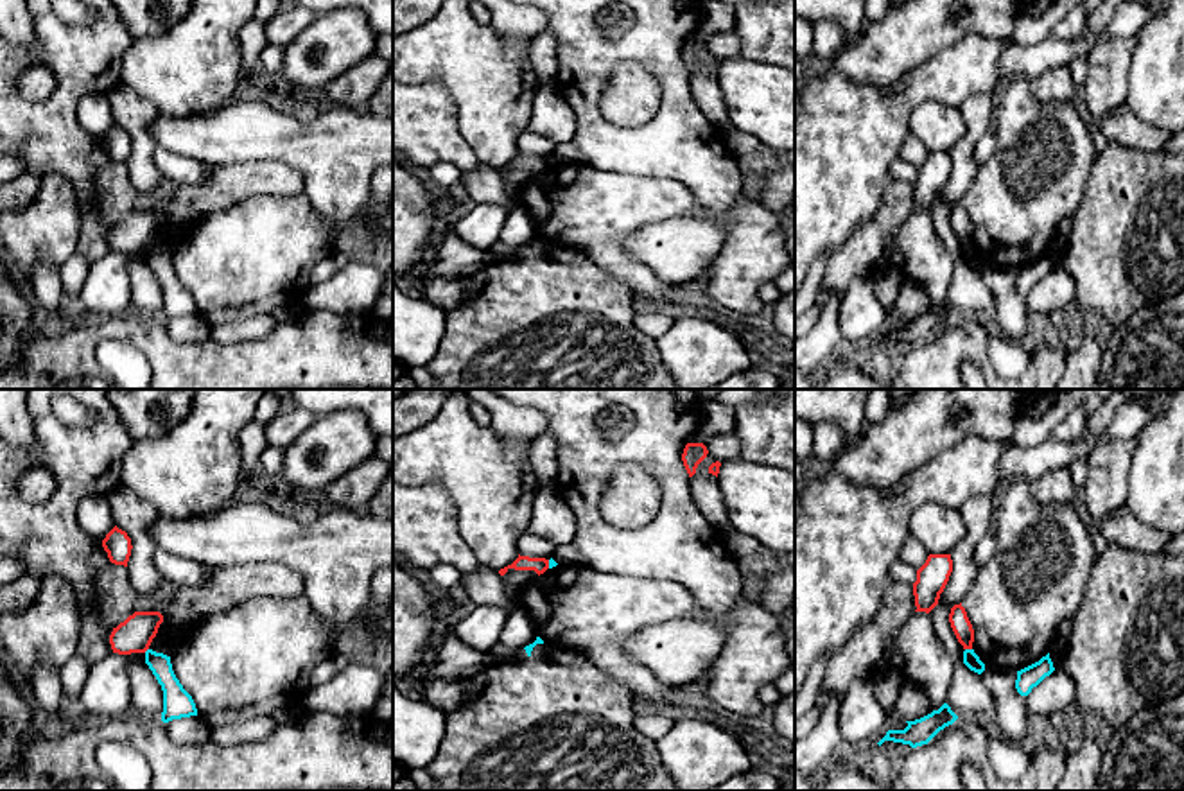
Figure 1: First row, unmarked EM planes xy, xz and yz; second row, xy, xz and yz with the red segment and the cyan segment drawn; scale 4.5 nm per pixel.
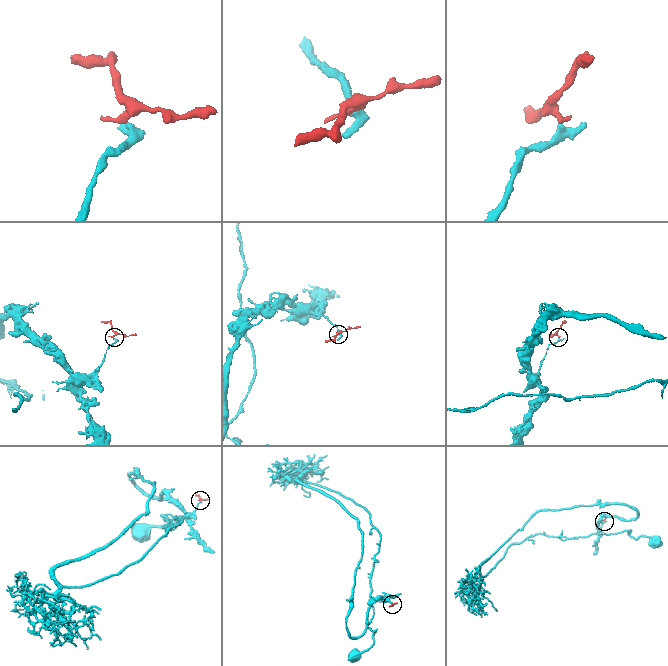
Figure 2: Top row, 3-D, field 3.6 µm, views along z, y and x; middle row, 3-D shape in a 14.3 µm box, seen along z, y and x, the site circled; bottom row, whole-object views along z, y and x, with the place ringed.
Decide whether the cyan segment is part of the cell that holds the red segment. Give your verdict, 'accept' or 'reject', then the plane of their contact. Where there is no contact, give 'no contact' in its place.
reject; meets red in yz

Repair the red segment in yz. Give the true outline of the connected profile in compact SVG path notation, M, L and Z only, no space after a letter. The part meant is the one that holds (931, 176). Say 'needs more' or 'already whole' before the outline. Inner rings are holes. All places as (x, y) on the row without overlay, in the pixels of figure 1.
already whole; M929 152L926 161L917 169L913 181L915 210L929 212L940 197L953 170L951 152Z

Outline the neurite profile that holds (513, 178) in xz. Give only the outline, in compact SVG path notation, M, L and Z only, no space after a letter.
M508 167L502 174L506 194L513 204L518 204L524 185L533 179L538 172L535 169L515 169Z

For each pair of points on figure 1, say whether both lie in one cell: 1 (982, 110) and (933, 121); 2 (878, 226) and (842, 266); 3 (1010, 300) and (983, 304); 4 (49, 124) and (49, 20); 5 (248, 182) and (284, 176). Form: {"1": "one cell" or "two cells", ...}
{"1": "two cells", "2": "one cell", "3": "two cells", "4": "one cell", "5": "one cell"}

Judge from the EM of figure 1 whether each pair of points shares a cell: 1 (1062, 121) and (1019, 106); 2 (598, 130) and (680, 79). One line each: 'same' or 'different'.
1: same
2: same

